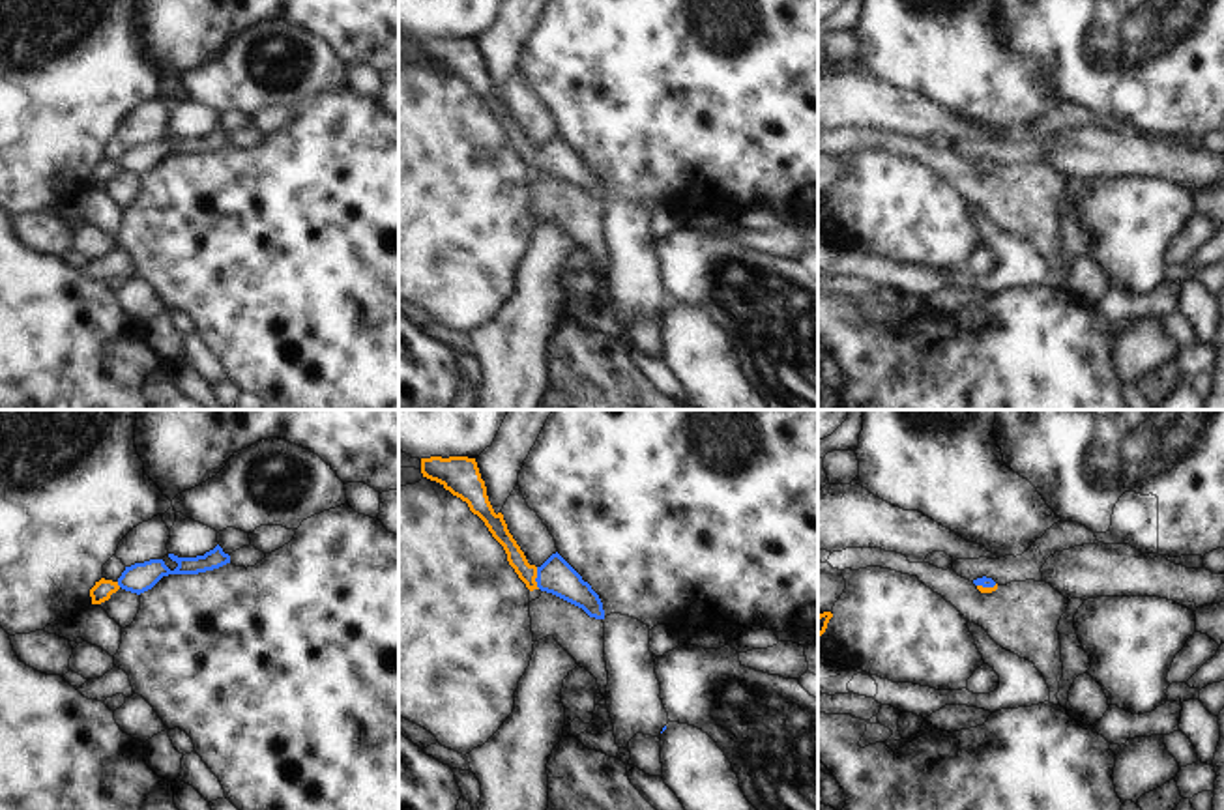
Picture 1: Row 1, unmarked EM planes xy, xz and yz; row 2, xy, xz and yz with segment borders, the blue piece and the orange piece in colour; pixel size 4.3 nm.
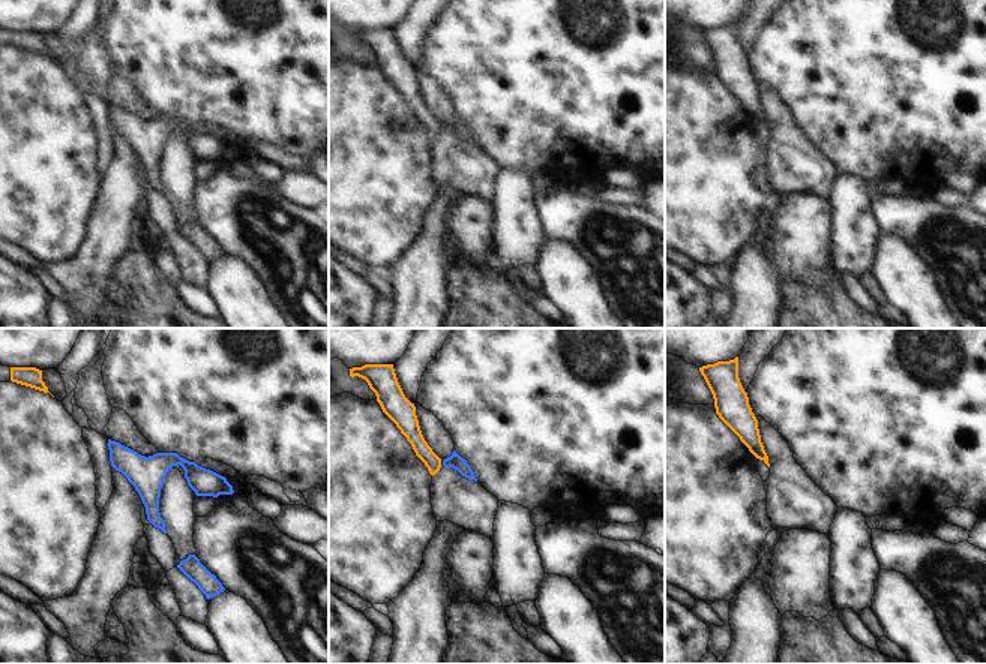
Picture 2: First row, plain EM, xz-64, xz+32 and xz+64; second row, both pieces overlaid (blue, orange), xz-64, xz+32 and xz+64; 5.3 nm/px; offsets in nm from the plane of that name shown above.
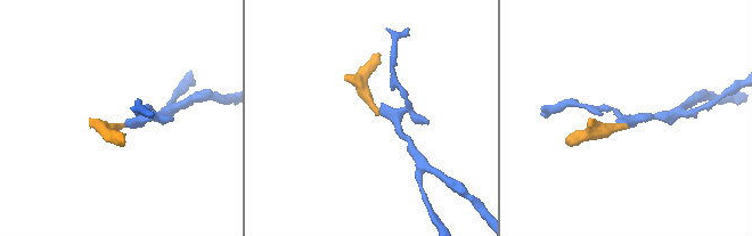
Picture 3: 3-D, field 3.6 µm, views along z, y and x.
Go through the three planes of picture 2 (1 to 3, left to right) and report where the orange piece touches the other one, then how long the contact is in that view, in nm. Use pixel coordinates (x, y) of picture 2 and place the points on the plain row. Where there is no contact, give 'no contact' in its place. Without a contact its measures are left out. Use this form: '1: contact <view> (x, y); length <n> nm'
1: no contact
2: no contact
3: no contact

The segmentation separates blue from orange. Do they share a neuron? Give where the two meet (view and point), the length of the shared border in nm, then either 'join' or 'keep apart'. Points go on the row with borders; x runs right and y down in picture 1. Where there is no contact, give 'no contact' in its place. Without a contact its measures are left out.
xz (536, 578) | 100 nm | join

